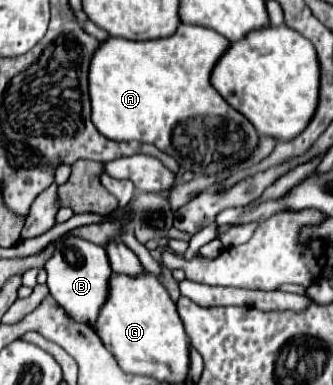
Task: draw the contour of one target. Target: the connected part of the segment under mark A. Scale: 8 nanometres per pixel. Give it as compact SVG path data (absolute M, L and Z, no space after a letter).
M180 24L172 36L160 40L134 42L110 36L100 42L88 70L92 122L96 130L118 142L150 142L176 158L182 168L198 174L216 174L228 166L244 162L258 146L258 134L254 126L248 124L240 112L230 108L230 104L226 104L226 100L222 100L210 84L210 72L218 58L226 52L228 44L230 42L218 32L194 24Z

